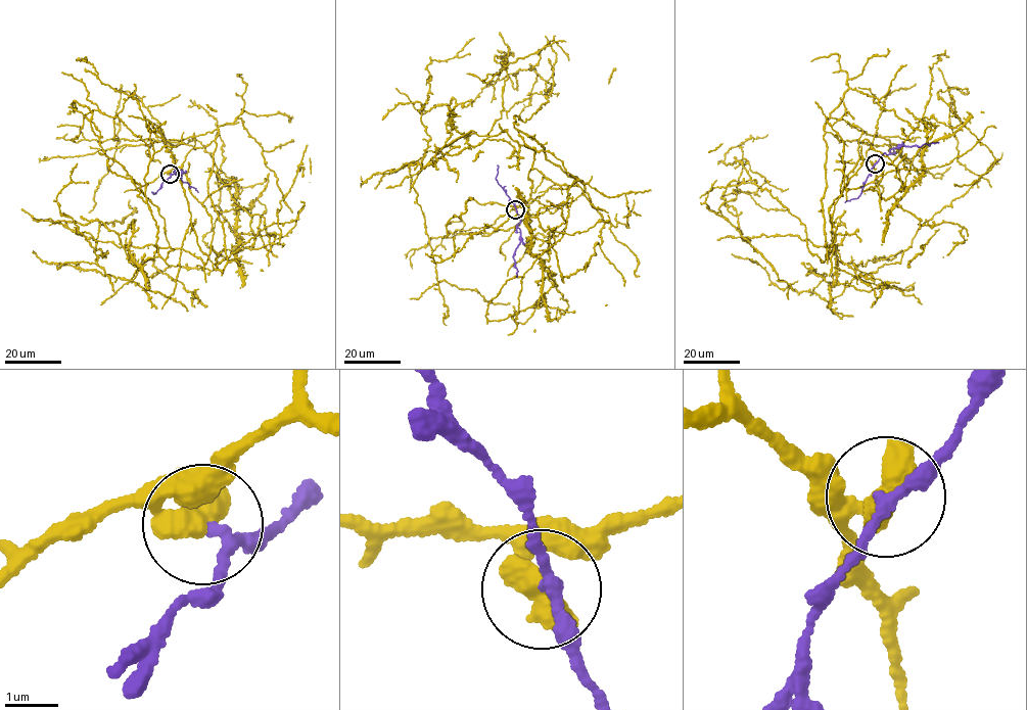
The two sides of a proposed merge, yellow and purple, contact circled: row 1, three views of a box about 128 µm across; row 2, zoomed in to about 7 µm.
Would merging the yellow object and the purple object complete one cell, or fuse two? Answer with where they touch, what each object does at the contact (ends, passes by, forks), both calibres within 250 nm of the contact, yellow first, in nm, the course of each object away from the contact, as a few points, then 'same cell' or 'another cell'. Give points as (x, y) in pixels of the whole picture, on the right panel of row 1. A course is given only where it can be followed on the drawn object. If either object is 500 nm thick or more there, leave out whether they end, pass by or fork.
place (875, 163); calibres 650 and 160 nm; course yellow (875, 163), (862, 130), (828, 120), (823, 262), (844, 178), (940, 167), (981, 138), (949, 88); course purple (875, 163), (892, 148), (939, 143); another cell

